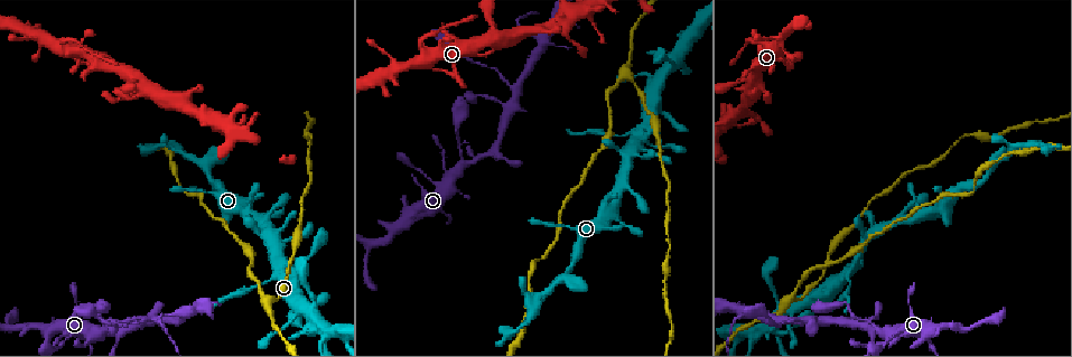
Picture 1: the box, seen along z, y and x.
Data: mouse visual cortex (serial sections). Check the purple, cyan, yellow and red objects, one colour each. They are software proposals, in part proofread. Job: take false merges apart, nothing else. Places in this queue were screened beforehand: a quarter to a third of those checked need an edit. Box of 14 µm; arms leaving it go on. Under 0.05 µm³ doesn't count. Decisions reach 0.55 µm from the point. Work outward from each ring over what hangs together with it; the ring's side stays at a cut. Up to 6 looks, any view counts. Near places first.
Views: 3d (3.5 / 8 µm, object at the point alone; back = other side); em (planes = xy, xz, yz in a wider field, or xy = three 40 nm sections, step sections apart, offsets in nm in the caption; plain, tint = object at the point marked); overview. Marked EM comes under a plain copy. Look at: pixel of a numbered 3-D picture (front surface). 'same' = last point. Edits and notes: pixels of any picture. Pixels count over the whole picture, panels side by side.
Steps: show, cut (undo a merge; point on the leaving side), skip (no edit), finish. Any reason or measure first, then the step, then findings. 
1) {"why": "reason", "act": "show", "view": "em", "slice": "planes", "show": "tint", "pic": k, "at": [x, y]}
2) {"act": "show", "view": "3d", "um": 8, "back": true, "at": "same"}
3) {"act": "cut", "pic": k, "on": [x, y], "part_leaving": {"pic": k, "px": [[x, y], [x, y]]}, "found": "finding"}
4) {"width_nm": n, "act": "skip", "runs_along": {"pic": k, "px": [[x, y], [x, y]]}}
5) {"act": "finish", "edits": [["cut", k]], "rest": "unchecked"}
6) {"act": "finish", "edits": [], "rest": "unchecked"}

{"why": "arms part here", "act": "show", "view": "3d", "um": 8, "pic": 1, "at": [464, 167]}

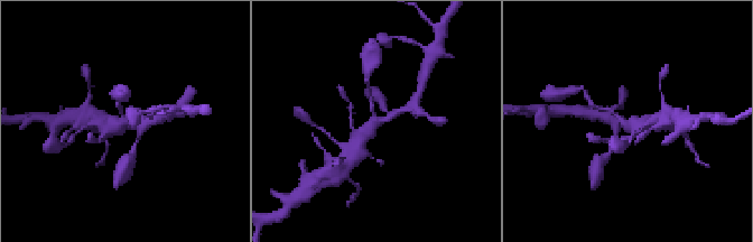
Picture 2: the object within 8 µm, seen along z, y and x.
{"act": "show", "view": "3d", "um": 3.5, "pic": 2, "at": [377, 124]}

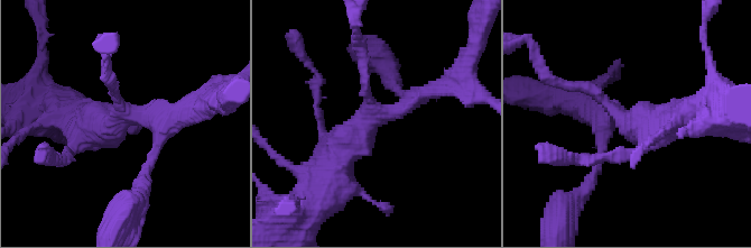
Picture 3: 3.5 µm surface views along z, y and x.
{"arms": 3, "arm_widths_nm": [150, 250, 500], "act": "show", "view": "em", "slice": "xy", "step": 2, "show": "tint", "pic": 3, "at": [123, 120]}

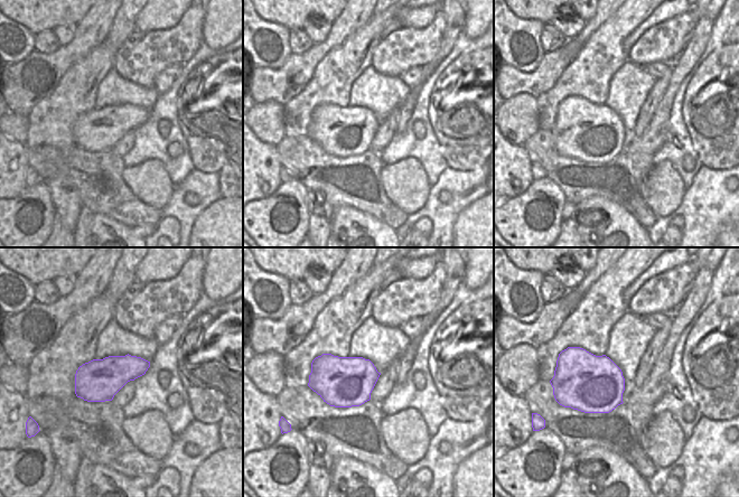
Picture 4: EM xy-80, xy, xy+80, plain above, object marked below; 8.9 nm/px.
{"act": "skip", "runs_along": {"pic": 3, "px": [[332, 174], [377, 117], [439, 85]]}, "found": "continuous, no second cell"}

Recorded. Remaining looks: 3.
{"act": "show", "view": "3d", "um": 8, "back": true, "pic": 1, "at": [156, 320]}

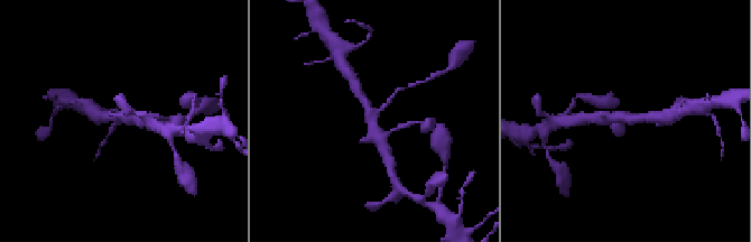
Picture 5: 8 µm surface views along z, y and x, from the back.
{"arms": 3, "arm_widths_nm": [150, 250, 400], "why": "need the tissue", "act": "show", "view": "em", "slice": "xy", "step": 2, "show": "tint", "pic": 5, "at": [624, 120]}

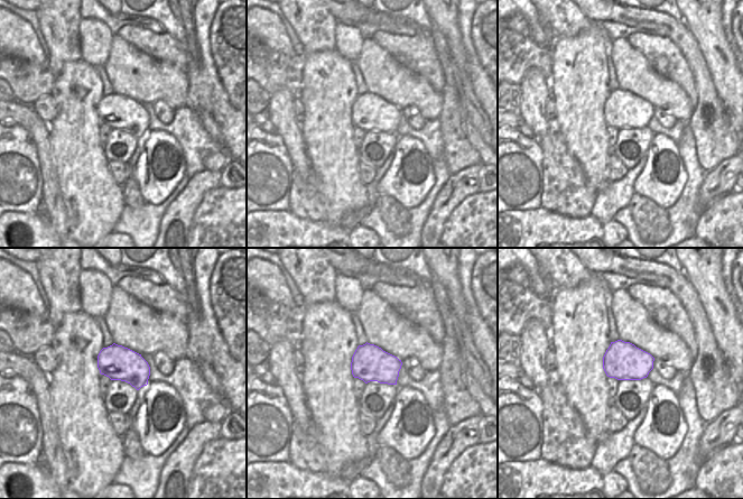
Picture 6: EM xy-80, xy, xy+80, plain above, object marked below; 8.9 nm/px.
{"act": "skip", "runs_along": {"pic": 5, "px": [[382, 146], [357, 90]]}, "found": "one cell here"}

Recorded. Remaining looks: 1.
{"act": "finish", "edits": [], "rest": "unchecked"}

